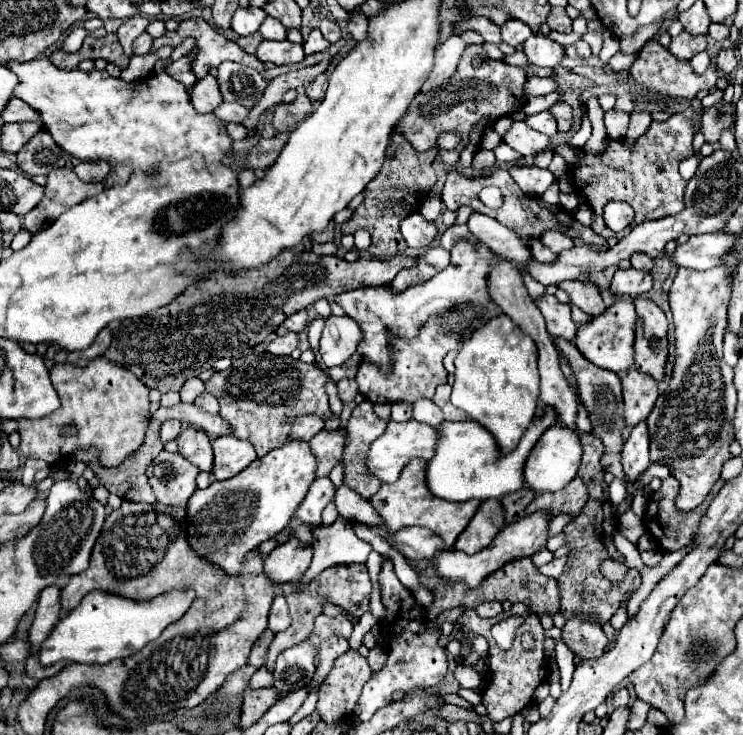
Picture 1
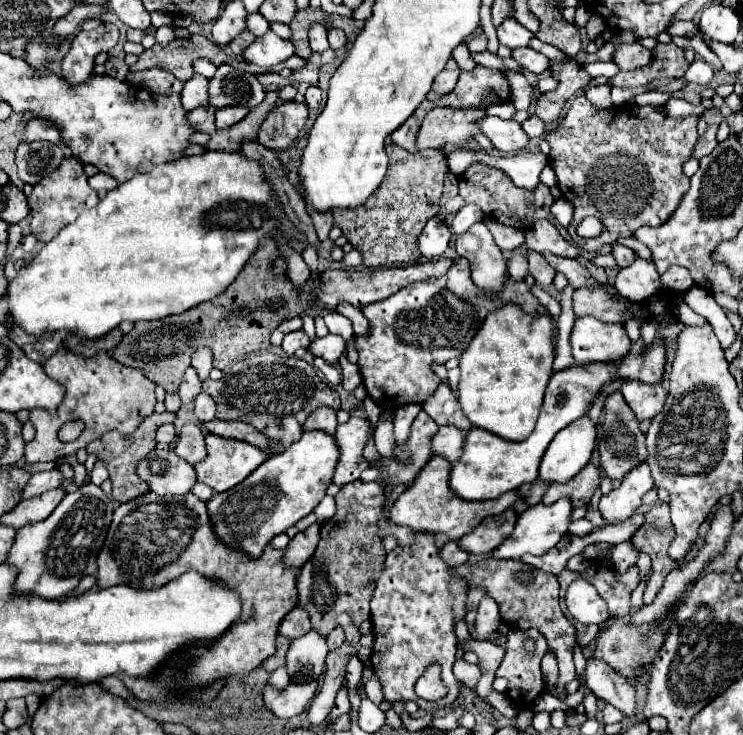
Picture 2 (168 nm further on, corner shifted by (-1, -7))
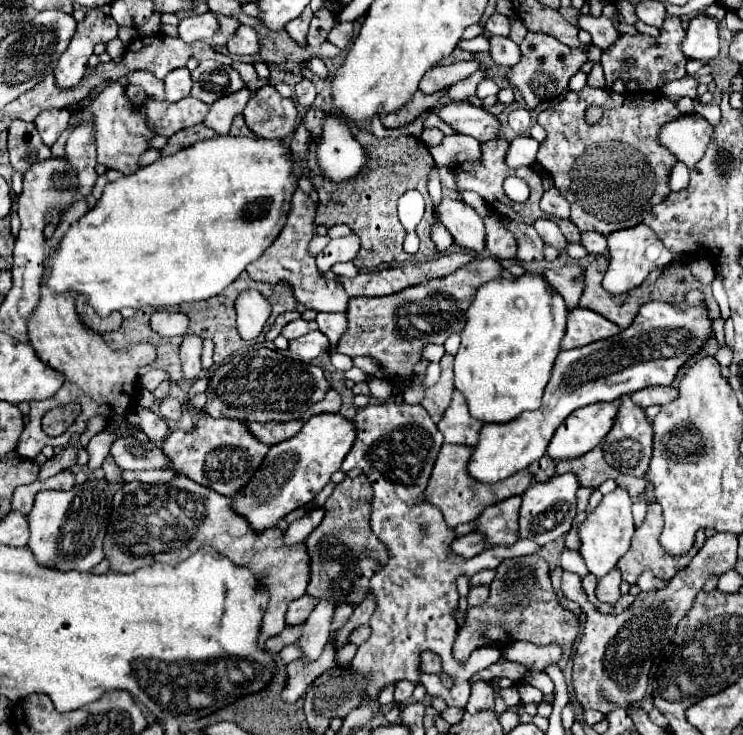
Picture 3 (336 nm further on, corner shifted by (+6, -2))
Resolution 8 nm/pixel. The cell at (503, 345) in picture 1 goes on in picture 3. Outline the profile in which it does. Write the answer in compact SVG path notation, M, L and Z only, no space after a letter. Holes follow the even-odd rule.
M523 274L515 282L505 278L493 280L477 290L473 304L467 310L467 324L461 332L459 352L455 354L455 386L463 394L473 418L481 422L507 424L521 412L537 410L541 406L543 388L549 382L565 334L565 318L565 300L537 274Z

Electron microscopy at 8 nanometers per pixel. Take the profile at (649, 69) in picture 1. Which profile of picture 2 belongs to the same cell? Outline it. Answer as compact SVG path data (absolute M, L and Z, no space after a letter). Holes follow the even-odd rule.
M638 41L634 43L622 43L612 53L612 63L616 63L622 71L632 71L642 65L648 65L652 61L652 51L642 47Z

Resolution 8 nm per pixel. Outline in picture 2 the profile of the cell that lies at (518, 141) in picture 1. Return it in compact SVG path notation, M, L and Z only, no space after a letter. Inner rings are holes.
M482 117L476 123L480 131L490 139L490 143L504 155L524 151L528 145L528 135L516 121L504 121L500 117Z

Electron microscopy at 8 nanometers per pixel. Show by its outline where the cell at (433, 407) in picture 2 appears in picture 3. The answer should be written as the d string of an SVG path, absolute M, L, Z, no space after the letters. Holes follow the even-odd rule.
M445 354L441 364L441 378L435 386L425 390L425 398L421 402L421 406L429 412L431 420L437 424L443 416L443 412L447 410L449 402L451 402L451 392L453 392L453 356Z

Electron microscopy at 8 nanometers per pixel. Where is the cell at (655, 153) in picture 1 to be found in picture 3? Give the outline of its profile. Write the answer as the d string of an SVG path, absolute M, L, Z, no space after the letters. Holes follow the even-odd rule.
M585 86L581 92L569 90L563 100L559 100L555 106L549 106L537 116L537 122L547 132L547 138L541 142L537 162L551 174L555 188L571 204L569 220L579 228L579 232L597 230L599 234L607 236L611 232L637 226L639 222L643 222L643 218L651 212L653 206L657 206L665 200L665 196L669 196L669 174L677 158L665 146L659 144L659 132L667 122L679 116L681 112L677 108L677 102L665 96L655 96L653 92L617 94L611 88L591 86ZM589 106L599 106L603 112L601 120L595 124L589 124L585 120Z

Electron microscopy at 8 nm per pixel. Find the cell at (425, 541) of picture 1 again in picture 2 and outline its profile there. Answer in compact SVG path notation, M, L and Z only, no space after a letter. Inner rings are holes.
M454 541L446 543L442 549L440 549L440 557L450 565L450 567L458 567L458 565L464 565L468 559L470 559L470 553L466 553L464 549L460 549Z

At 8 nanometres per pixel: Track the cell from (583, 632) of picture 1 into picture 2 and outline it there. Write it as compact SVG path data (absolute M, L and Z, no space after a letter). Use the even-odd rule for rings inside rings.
M588 659L586 685L592 689L592 693L598 699L604 699L606 703L612 703L616 709L620 709L624 717L628 719L636 717L634 687L616 671L612 671L604 661Z

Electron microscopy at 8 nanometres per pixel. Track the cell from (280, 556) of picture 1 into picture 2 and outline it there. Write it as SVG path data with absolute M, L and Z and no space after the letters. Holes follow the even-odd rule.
M320 523L310 525L306 531L298 533L286 547L284 563L292 567L302 567L314 553L320 540Z

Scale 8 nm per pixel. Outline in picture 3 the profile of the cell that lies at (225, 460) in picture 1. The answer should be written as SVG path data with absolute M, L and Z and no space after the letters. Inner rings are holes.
M205 414L199 418L199 422L191 432L177 430L163 440L163 452L171 458L173 468L177 472L185 474L193 482L207 486L223 496L233 496L239 490L239 486L245 486L245 482L253 476L255 468L259 468L267 450L269 446L253 438L245 430L243 422L213 420L213 418L207 418Z

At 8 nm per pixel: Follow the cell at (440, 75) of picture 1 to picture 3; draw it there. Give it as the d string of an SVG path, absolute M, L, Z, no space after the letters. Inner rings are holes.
M475 60L471 62L453 62L449 66L433 66L425 78L419 82L419 90L425 92L425 94L433 94L437 90L443 90L443 88L449 88L453 84L457 84L459 80L471 76L475 70L481 70L479 64Z

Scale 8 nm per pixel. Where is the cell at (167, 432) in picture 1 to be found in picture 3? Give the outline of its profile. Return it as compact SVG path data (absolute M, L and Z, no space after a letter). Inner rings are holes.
M135 406L133 410L129 410L127 420L129 420L131 424L141 426L141 430L149 436L151 442L161 442L161 440L169 434L169 426L167 426L167 422L165 422L159 414L151 412L151 410L147 410L147 408Z

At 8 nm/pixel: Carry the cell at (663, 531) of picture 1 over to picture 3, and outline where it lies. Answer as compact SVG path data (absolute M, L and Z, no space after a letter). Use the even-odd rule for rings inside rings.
M655 502L655 504L649 504L649 506L647 506L647 518L645 518L643 526L639 526L639 528L635 530L629 550L627 550L626 554L619 560L619 564L617 564L619 570L621 570L621 574L623 574L623 580L627 580L629 584L635 584L637 578L639 578L645 570L651 570L653 576L657 576L657 578L661 578L661 580L669 580L671 576L675 576L675 572L679 572L681 568L689 564L689 560L692 560L693 556L697 554L701 546L703 546L703 542L706 540L705 532L699 530L695 535L695 541L689 554L683 556L683 558L671 558L669 554L663 552L663 548L659 543L659 534L661 534L663 530L663 525L662 507L659 506L657 502Z

